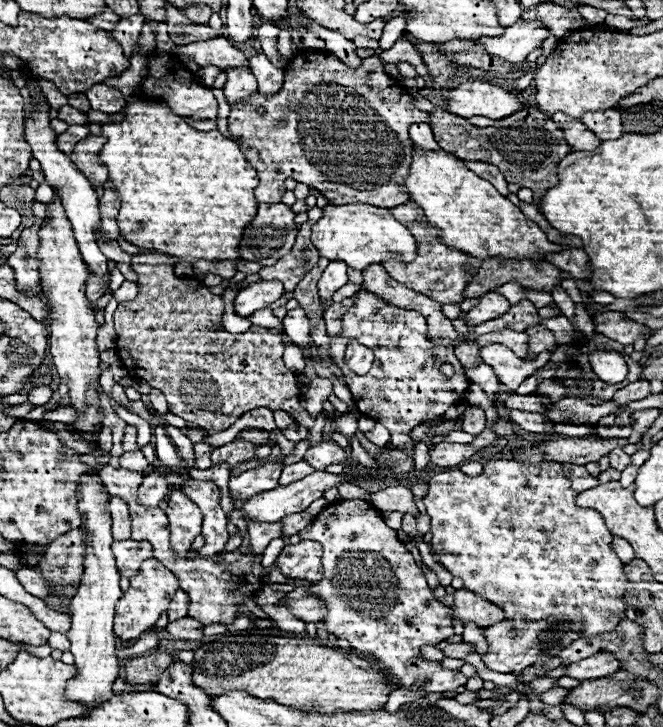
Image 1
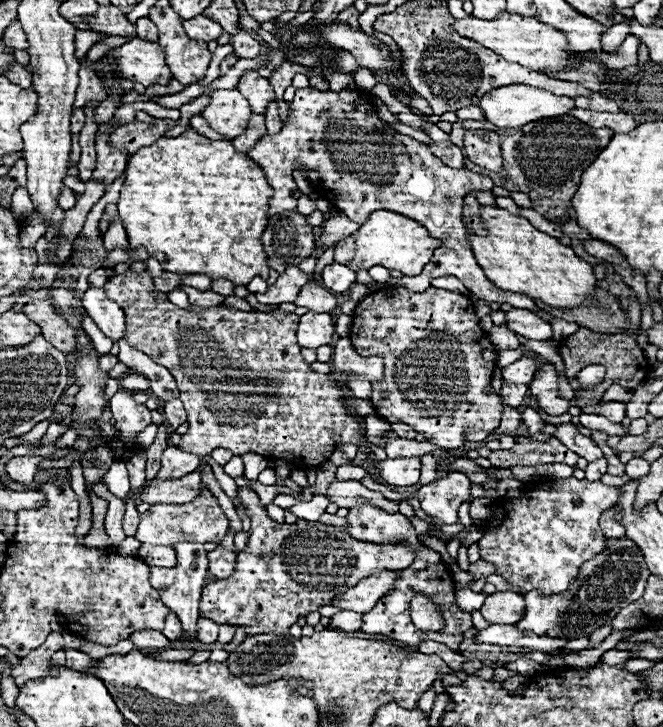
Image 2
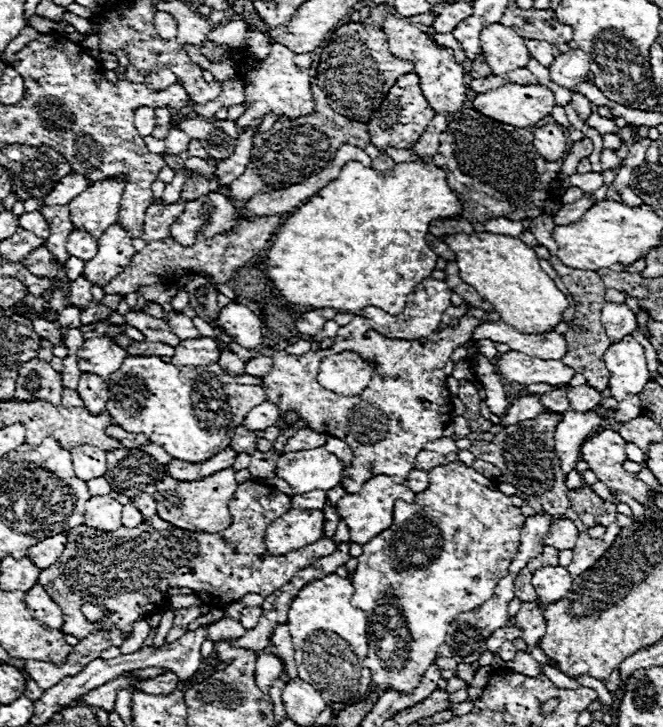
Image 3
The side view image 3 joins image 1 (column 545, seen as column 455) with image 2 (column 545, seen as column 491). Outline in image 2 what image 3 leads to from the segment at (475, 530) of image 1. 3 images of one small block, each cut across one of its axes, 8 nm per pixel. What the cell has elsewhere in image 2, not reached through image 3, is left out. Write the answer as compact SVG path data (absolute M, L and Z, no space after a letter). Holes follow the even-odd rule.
M552 478L552 480L544 480L544 482L534 484L532 490L530 490L530 486L526 486L526 488L522 490L522 496L520 496L520 498L508 498L508 500L496 500L496 502L494 502L494 510L492 510L492 514L486 518L486 524L484 524L482 538L476 542L478 548L480 548L480 558L486 560L486 562L492 562L492 564L496 566L496 574L502 576L502 578L506 578L506 582L508 582L514 590L522 590L522 594L532 592L532 590L538 590L542 596L560 594L560 592L568 590L570 582L574 582L574 580L578 578L578 570L580 570L580 566L582 566L586 560L592 560L592 558L596 558L598 554L604 552L606 544L604 544L604 536L602 536L600 530L598 530L598 520L600 520L600 516L602 516L606 510L610 510L610 508L616 504L616 500L618 500L618 488L606 486L606 484L602 484L600 480L588 482L588 480L576 480L576 478Z

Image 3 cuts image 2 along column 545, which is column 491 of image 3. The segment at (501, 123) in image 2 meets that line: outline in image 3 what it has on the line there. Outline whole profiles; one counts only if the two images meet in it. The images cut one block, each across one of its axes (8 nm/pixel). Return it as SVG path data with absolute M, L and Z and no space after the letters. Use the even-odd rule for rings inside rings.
M504 84L500 88L496 88L496 90L488 90L488 92L476 94L472 98L472 108L478 110L480 114L484 114L488 118L494 118L498 122L504 122L504 124L514 124L518 128L534 126L538 120L548 116L554 106L556 106L556 102L554 102L552 90L542 86L542 84L528 84L528 86Z

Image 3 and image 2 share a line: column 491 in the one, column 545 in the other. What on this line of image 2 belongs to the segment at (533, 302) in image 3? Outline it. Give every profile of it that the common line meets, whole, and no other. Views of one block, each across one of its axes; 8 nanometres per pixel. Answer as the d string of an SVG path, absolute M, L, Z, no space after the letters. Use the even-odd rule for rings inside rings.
M480 206L482 228L488 236L468 234L468 244L486 272L486 276L504 290L520 292L532 300L544 300L548 306L580 306L594 290L596 278L592 266L578 258L570 246L536 230L526 218L514 216L498 206Z

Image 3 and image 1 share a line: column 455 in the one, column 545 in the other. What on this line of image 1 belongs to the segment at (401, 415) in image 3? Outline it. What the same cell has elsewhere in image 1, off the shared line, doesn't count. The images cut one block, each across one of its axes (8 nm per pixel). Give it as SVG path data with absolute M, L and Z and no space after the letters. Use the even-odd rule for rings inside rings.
M544 324L540 326L534 326L526 330L528 335L528 356L524 360L536 360L536 356L544 350L552 350L558 346L554 333Z

